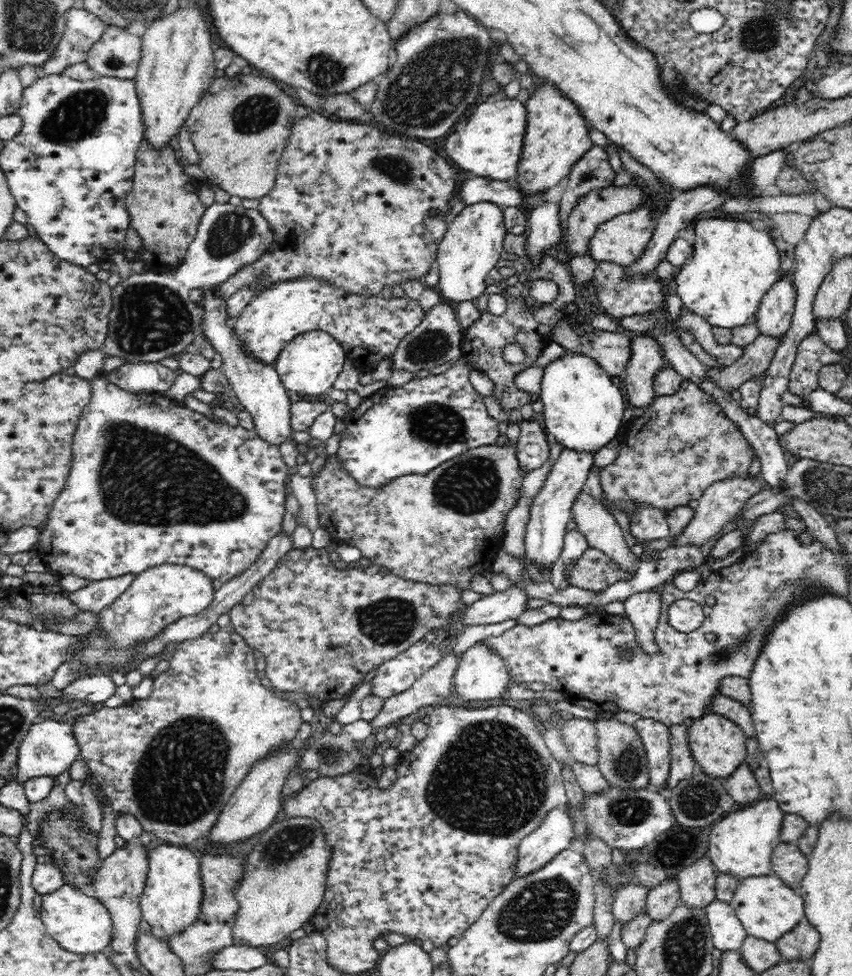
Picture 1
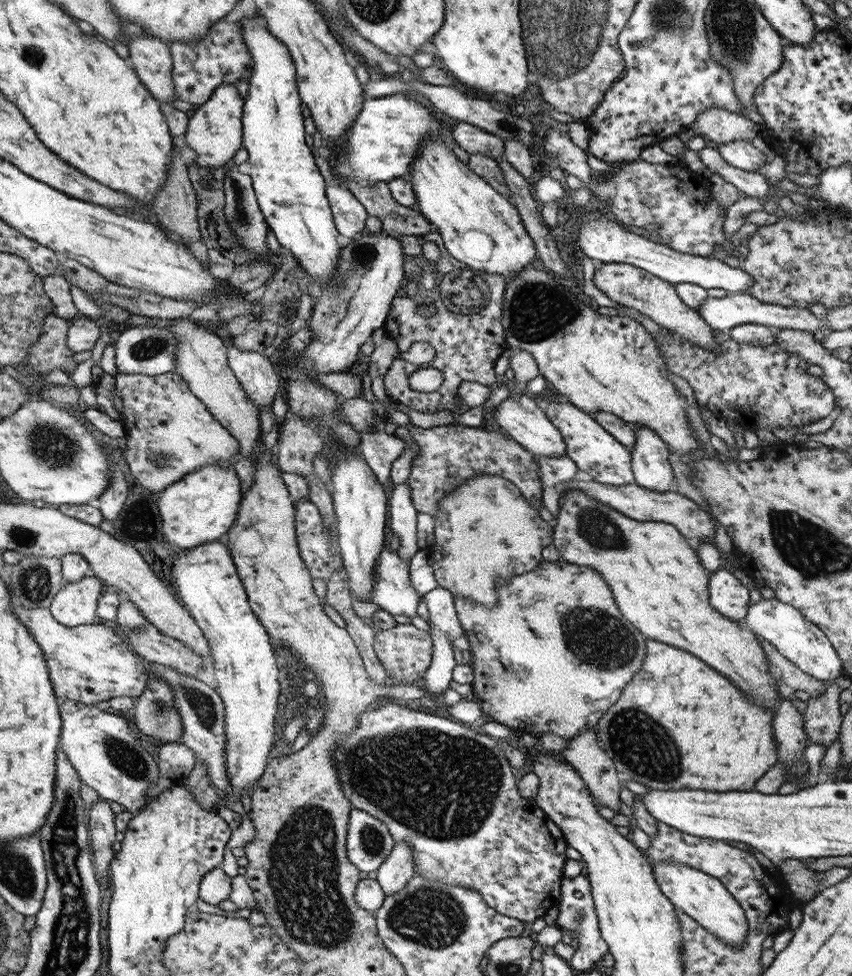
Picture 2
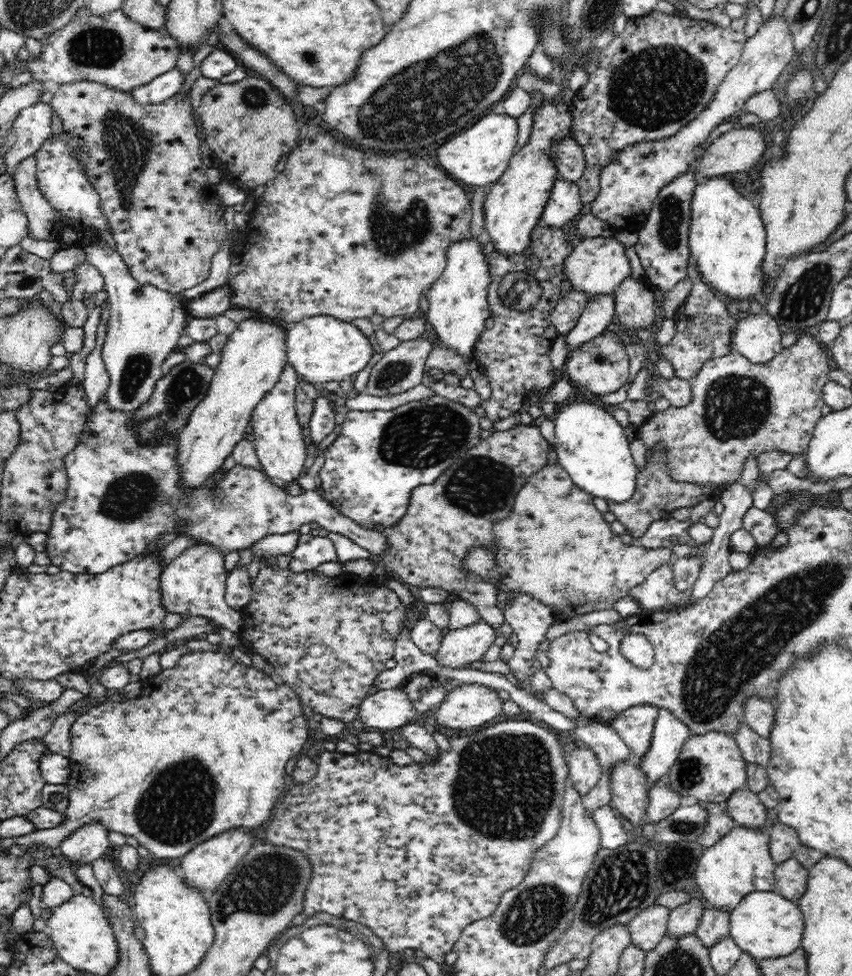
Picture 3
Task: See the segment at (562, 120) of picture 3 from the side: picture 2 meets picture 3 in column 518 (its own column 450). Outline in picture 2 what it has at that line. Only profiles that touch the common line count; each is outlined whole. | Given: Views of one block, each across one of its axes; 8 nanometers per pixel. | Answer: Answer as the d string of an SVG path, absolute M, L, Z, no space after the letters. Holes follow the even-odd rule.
M438 138L426 139L422 143L416 160L412 162L412 174L407 178L413 186L417 208L432 223L444 242L448 252L477 272L505 276L507 282L525 266L532 265L537 250L524 227L517 208L489 182L477 176L456 154Z

